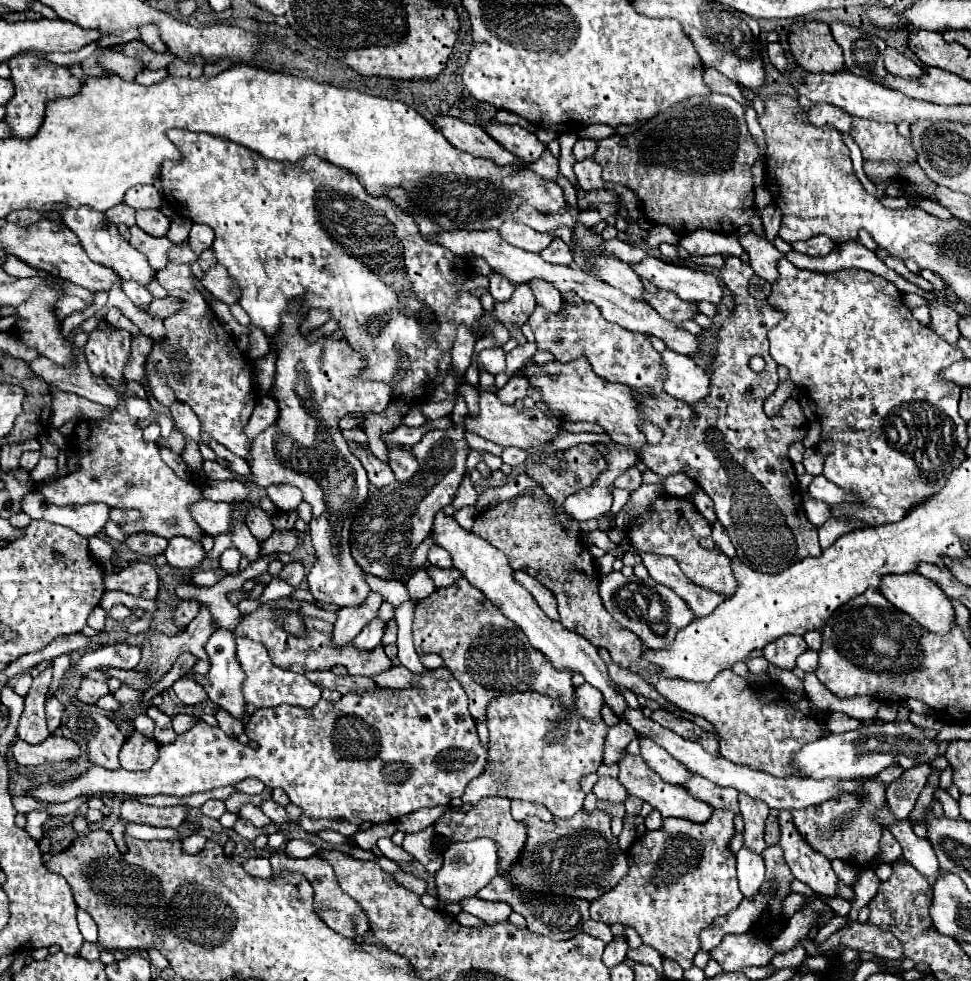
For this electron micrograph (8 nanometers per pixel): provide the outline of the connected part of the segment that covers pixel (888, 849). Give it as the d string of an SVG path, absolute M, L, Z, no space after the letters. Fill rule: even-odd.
M884 828L884 830L882 830L880 854L882 854L882 856L878 858L878 862L890 862L890 864L902 856L902 848L900 848L898 840L892 836L892 832L890 832L888 828Z

